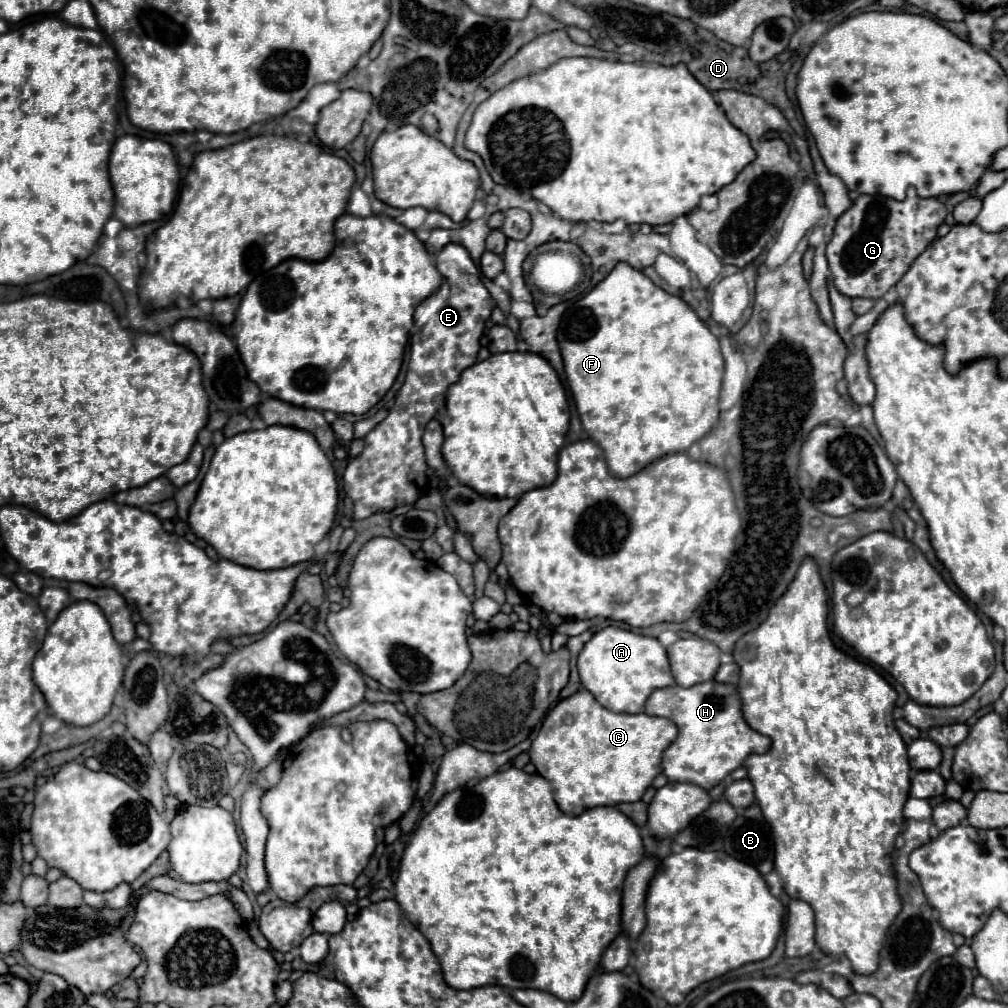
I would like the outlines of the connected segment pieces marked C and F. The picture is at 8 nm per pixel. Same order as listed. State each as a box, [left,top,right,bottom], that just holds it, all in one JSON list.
[[529,689,677,815],[557,263,725,477]]

